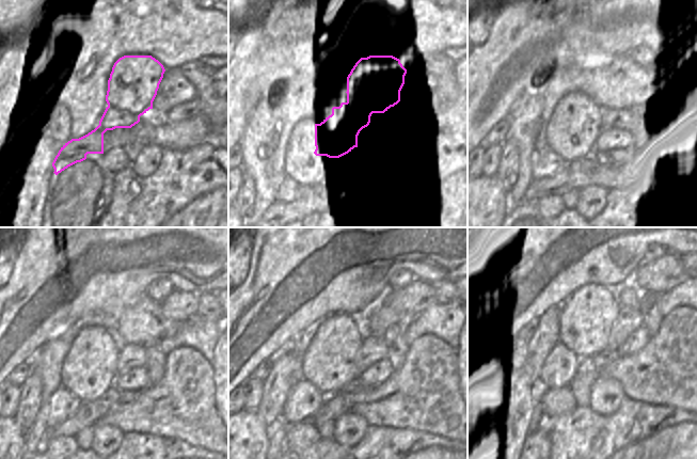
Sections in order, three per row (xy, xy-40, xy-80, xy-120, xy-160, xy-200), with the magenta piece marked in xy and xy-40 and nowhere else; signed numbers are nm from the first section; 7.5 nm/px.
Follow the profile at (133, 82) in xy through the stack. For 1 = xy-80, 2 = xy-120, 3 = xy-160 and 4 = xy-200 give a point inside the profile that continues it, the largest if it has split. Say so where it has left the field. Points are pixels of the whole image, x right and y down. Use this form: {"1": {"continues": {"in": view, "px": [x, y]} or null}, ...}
{"1": {"continues": {"in": "xy-80", "px": [571, 131]}}, "2": {"continues": {"in": "xy-120", "px": [91, 366]}}, "3": {"continues": {"in": "xy-160", "px": [329, 363]}}, "4": {"continues": {"in": "xy-200", "px": [584, 330]}}}

